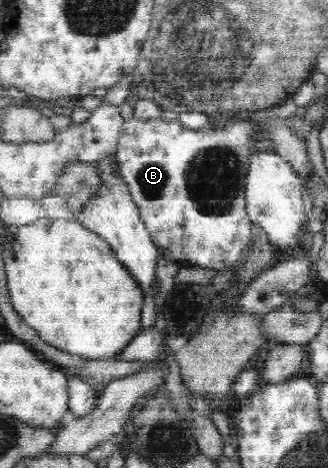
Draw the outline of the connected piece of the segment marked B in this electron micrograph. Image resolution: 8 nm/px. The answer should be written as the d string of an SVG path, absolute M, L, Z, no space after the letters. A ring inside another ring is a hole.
M160 116L146 120L132 118L123 123L116 153L116 157L118 157L118 162L120 163L122 178L127 182L127 188L132 195L132 200L136 203L140 217L150 232L150 236L152 236L151 240L158 247L164 247L170 253L172 259L186 261L186 265L192 263L192 265L199 266L200 268L224 271L232 269L232 265L235 265L236 261L239 261L240 257L243 257L243 251L248 247L248 241L251 239L250 229L252 229L253 223L250 223L250 218L246 217L246 195L245 187L242 187L242 183L245 185L246 177L248 177L248 167L251 164L252 151L256 151L256 144L252 145L252 141L256 139L256 135L258 133L256 133L254 125L248 123L248 121L232 123L232 125L224 127L224 129L214 129L214 127L208 129L205 126L204 128L200 128L200 131L184 127L177 119L166 121L162 120Z

